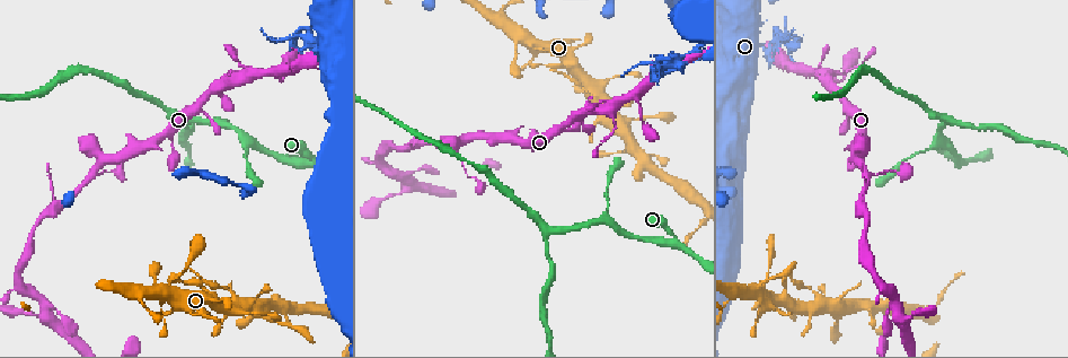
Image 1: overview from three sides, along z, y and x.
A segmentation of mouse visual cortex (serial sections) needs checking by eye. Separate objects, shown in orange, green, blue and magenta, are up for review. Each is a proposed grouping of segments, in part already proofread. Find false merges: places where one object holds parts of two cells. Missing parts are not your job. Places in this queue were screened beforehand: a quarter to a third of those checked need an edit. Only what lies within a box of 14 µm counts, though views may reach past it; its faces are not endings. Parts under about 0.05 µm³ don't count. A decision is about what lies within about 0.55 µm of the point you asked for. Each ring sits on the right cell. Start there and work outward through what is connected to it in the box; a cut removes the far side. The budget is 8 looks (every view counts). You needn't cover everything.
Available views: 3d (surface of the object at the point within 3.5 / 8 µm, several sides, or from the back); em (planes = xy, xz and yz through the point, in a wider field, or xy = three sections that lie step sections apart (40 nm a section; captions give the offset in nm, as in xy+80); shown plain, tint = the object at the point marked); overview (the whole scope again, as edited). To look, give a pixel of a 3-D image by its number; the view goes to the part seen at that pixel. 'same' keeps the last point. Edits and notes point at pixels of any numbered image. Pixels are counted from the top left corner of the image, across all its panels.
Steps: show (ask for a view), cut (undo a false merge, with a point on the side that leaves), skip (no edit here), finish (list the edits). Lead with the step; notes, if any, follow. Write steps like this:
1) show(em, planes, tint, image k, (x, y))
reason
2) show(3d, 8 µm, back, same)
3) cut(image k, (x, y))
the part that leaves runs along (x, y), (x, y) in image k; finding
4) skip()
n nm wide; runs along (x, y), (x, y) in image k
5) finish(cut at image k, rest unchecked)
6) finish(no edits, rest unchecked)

show(3d, 3.5 µm, image 1, (314, 161))

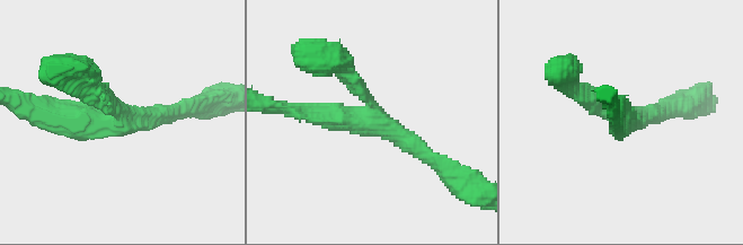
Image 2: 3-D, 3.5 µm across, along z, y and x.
show(em, xy, step 5, tint, image 2, (118, 120))
need the tissue

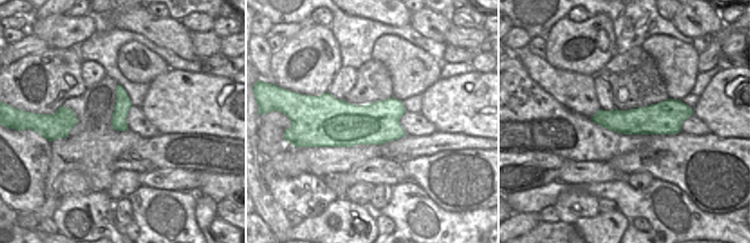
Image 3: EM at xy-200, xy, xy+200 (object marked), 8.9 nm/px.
show(em, xy, step 3, tint, same)
cut it another way

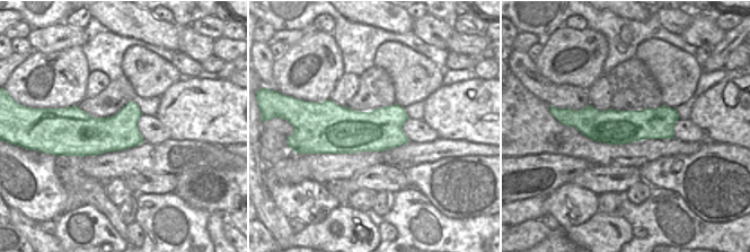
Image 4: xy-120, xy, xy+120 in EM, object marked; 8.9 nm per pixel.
skip()
3 arms; runs along (337, 67), (372, 110), (297, 110) in image 2; one cell here

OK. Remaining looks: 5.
show(3d, 8 µm, image 1, (695, 50))
calibre changes

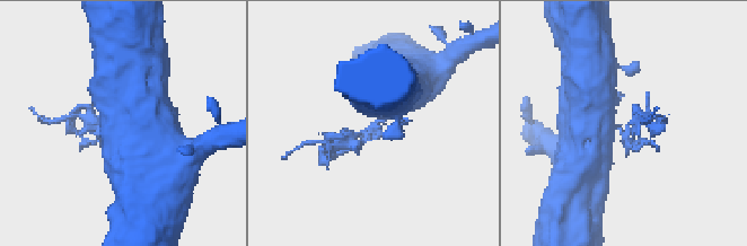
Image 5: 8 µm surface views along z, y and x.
show(em, xy, step 2, tint, image 5, (374, 122))
need the tissue

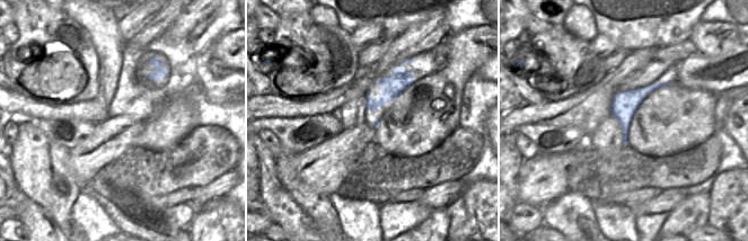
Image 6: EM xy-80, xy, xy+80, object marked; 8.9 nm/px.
cut(image 5, (630, 141))
the part that leaves runs along (384, 121), (350, 139) in image 5; a second cell is stuck on

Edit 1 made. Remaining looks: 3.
show(overview)
redraw

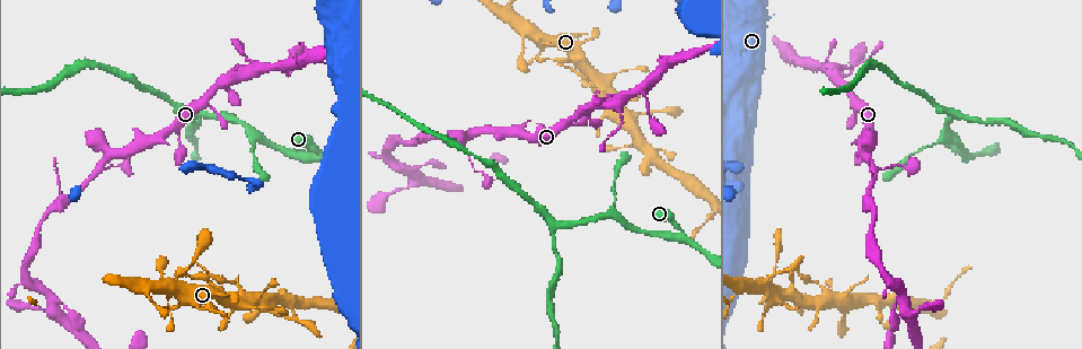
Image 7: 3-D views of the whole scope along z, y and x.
show(3d, 3.5 µm, image 7, (536, 37))
thick turns thin

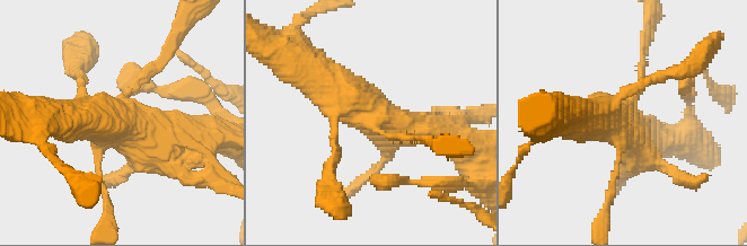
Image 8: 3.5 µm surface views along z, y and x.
show(em, xy, step 5, tint, image 8, (626, 107))

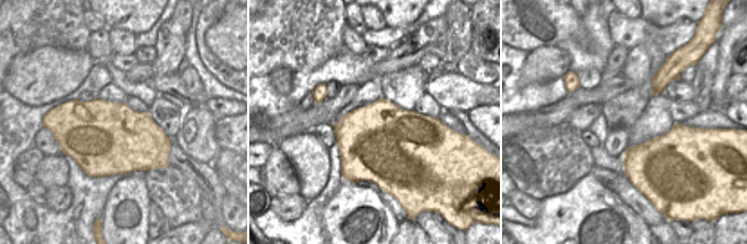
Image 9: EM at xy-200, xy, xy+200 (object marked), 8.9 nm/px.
skip()
runs along (446, 137), (394, 128), (312, 70) in image 8; continuous, no second cell

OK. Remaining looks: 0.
finish(cut at image 5, rest unchecked)

